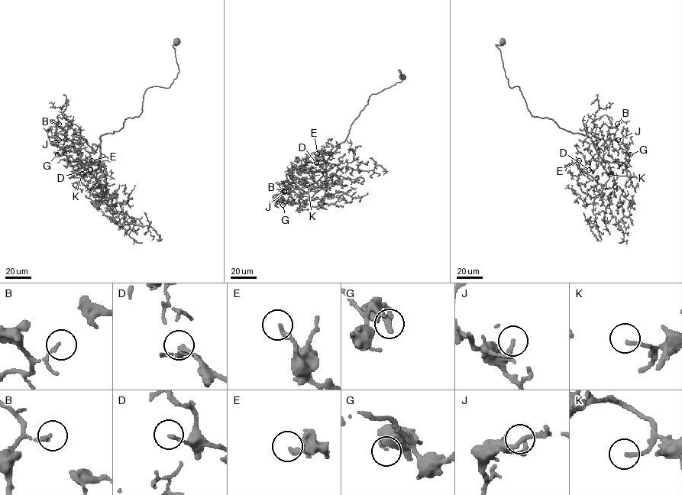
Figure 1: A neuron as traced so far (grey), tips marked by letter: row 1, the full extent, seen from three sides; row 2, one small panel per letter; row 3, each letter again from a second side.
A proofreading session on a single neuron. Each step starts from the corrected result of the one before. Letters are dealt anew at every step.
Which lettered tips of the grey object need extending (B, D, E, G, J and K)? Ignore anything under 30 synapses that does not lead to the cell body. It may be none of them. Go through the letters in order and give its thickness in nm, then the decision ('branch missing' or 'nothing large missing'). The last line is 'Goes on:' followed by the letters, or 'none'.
B: calibre 120 nm; nothing large missing
D: calibre 160 nm; nothing large missing
E: calibre 220 nm; nothing large missing
G: calibre 190 nm; nothing large missing
J: calibre 190 nm; nothing large missing
K: calibre 180 nm; nothing large missing
Goes on: none

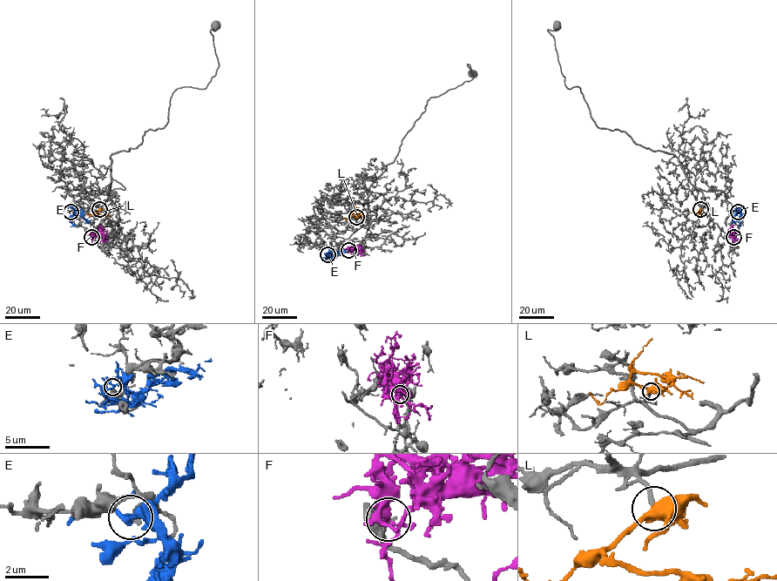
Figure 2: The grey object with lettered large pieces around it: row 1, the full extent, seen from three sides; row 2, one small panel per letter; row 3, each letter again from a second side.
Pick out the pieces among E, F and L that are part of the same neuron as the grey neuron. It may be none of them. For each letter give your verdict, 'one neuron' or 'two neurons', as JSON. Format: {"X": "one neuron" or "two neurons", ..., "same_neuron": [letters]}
{"E": "two neurons", "F": "two neurons", "L": "one neuron", "same_neuron": ["L"]}

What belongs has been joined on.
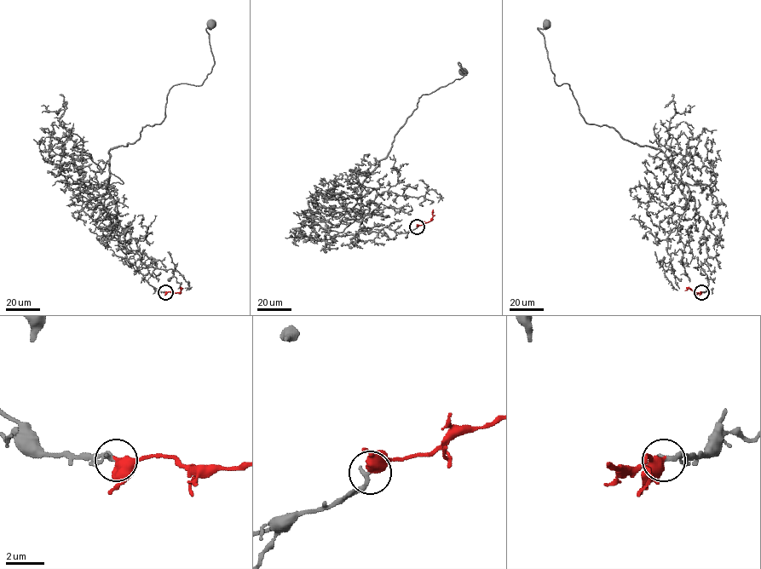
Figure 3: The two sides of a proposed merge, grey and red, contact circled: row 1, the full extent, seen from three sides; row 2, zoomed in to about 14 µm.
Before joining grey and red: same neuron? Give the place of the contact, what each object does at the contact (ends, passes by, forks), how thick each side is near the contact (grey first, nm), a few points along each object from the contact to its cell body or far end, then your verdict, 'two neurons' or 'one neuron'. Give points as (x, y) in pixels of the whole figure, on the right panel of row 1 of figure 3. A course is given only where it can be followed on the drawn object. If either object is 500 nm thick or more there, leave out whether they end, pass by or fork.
(701, 292) | 260/550 nm | grey via (701, 292), (706, 223), (688, 187), (660, 150), (587, 123), (568, 84), (554, 80), (538, 29), (546, 25) | red via (701, 292), (694, 292), (688, 288), (684, 290) | one neuron

